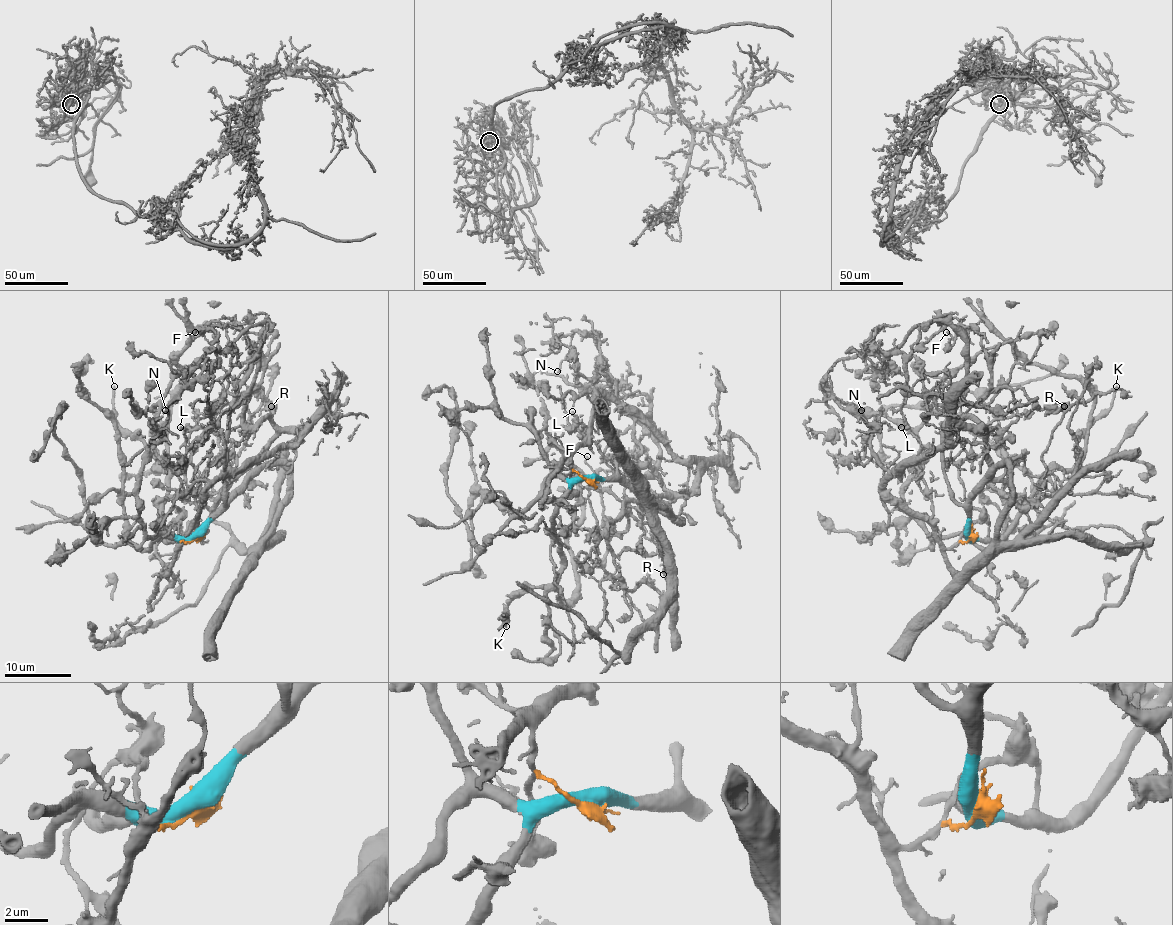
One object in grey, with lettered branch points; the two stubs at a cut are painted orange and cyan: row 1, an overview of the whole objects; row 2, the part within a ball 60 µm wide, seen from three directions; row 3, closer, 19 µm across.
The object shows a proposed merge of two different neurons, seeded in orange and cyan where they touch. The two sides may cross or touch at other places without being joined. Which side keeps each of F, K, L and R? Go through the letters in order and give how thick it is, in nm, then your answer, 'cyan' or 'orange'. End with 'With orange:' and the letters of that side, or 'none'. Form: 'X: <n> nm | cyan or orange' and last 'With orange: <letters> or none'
F: 140 nm | cyan
K: 170 nm | cyan
L: 260 nm | orange
R: 300 nm | orange
With orange: L, R

